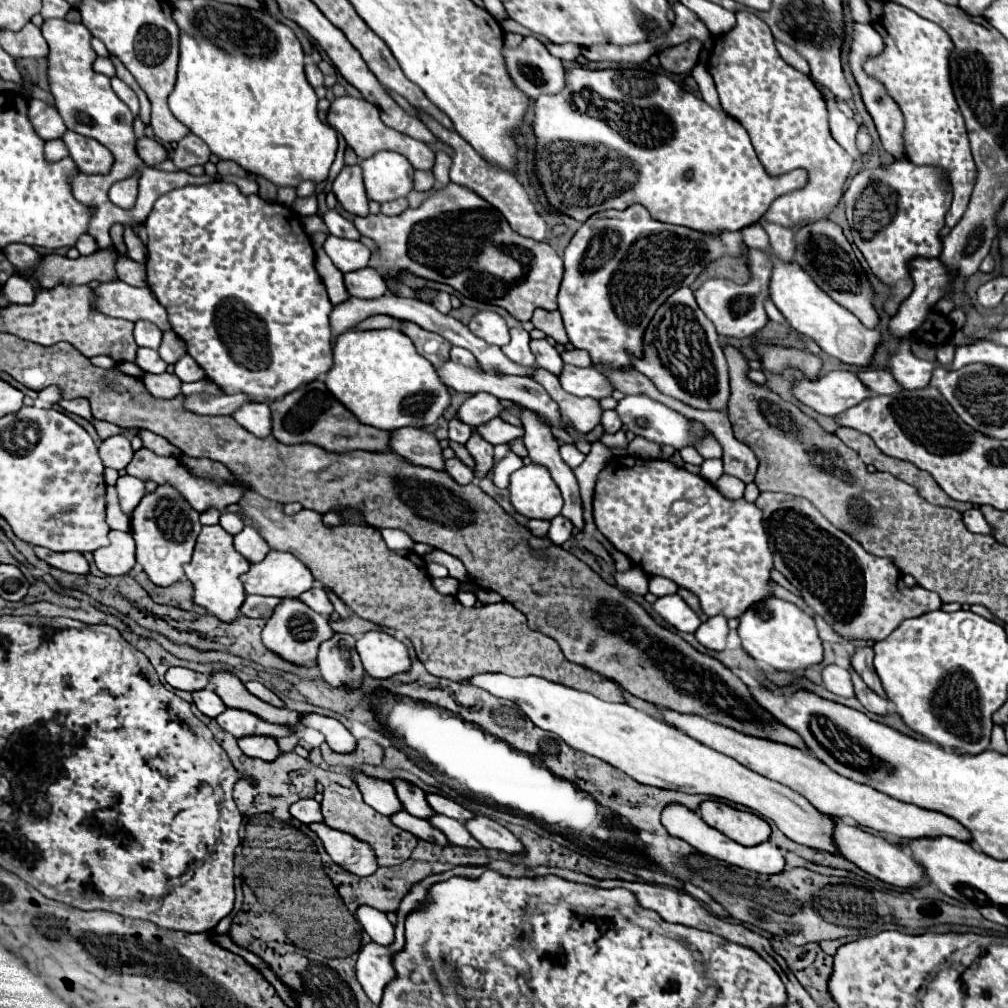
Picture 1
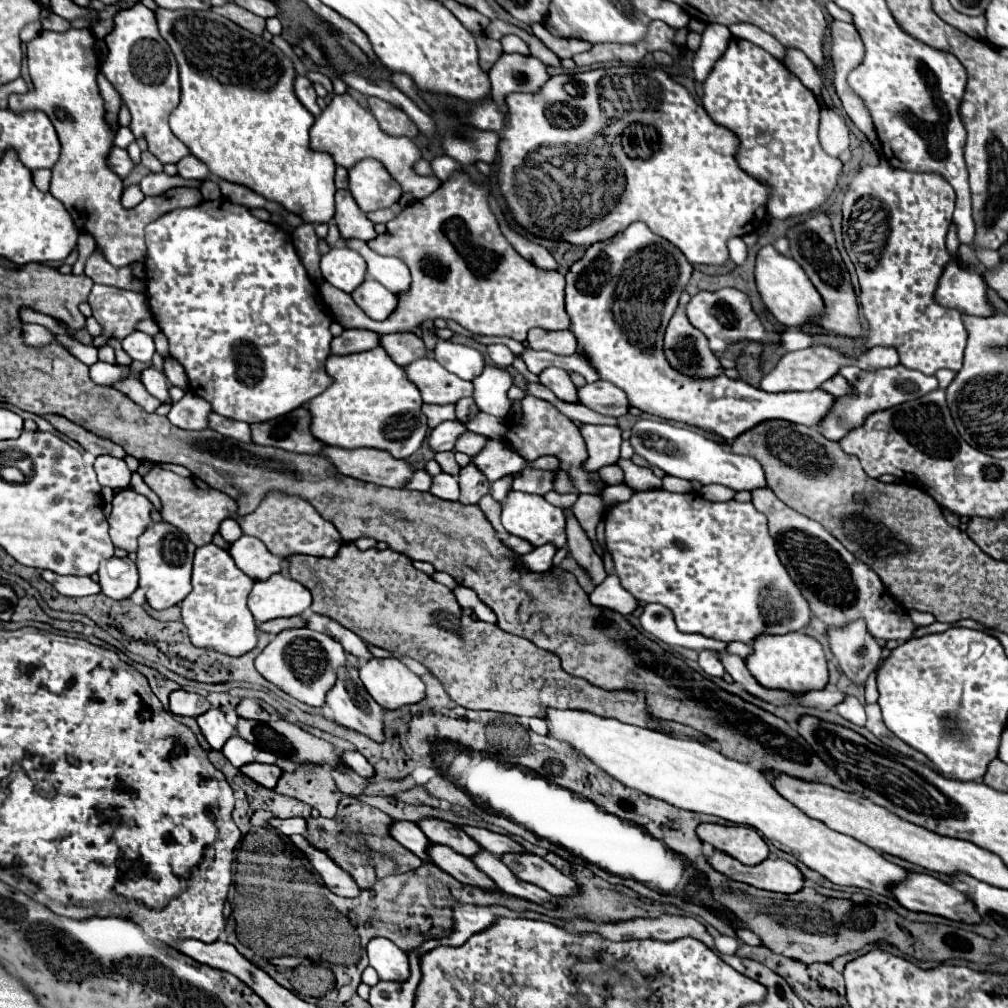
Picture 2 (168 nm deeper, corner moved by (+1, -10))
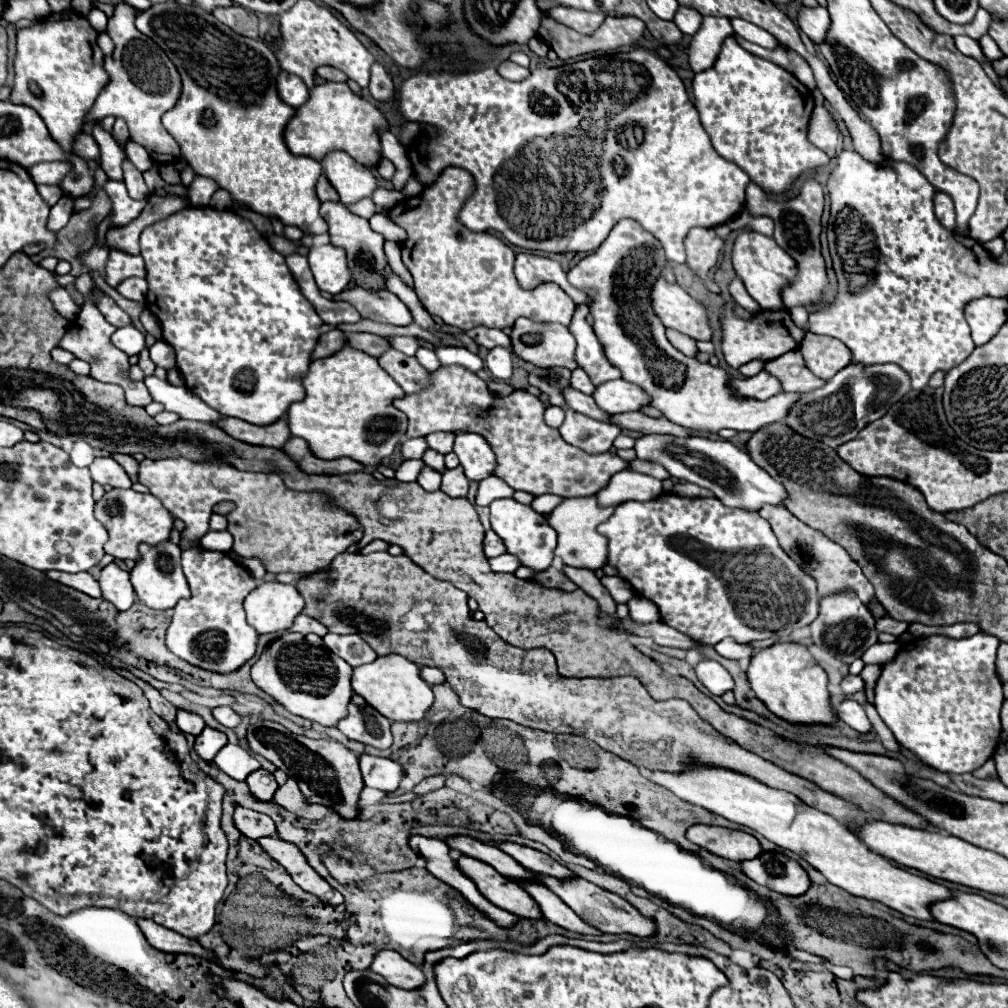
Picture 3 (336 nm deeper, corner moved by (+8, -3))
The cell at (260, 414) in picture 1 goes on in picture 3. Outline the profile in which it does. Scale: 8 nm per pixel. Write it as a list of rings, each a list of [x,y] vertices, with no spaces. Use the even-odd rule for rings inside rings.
[[[148,376],[146,380],[146,388],[150,390],[152,398],[160,404],[164,404],[166,410],[180,414],[180,418],[186,420],[198,420],[198,422],[218,422],[222,416],[208,408],[208,404],[204,404],[196,394],[192,396],[192,392],[188,392],[188,388],[184,386],[172,386],[166,380],[160,380],[156,376]]]

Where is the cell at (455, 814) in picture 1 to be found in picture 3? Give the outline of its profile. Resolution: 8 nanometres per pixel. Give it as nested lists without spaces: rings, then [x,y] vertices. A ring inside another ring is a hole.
[[[502,842],[498,844],[506,854],[510,854],[514,860],[518,860],[524,868],[536,872],[536,874],[544,874],[544,876],[552,876],[556,880],[570,880],[576,878],[576,874],[572,870],[568,870],[566,866],[558,864],[556,860],[552,860],[548,854],[532,850],[528,846],[520,846],[520,844],[512,844],[512,842]]]

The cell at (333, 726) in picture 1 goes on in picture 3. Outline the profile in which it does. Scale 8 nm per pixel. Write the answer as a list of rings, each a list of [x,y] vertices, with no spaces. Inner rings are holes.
[[[362,754],[360,756],[360,770],[362,770],[366,786],[382,790],[386,794],[398,790],[400,780],[404,778],[404,768],[390,758]]]

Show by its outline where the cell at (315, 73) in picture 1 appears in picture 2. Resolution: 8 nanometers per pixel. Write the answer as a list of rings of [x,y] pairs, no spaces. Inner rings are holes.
[[[297,77],[297,79],[295,79],[295,95],[299,97],[299,101],[301,101],[315,117],[321,115],[321,109],[319,109],[317,103],[315,103],[317,95],[315,95],[313,83],[311,83],[307,77]]]

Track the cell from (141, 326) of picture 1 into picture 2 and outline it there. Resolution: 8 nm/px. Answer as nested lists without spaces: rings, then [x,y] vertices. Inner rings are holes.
[[[133,331],[131,335],[127,335],[127,339],[121,341],[121,345],[131,359],[137,359],[137,361],[143,361],[143,363],[149,363],[153,353],[155,353],[153,337],[143,333],[143,331]]]

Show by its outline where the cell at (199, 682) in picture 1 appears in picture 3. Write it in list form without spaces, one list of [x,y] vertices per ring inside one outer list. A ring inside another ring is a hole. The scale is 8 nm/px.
[[[184,710],[178,712],[176,724],[178,724],[180,732],[184,732],[184,734],[192,734],[192,736],[198,736],[198,734],[204,730],[204,720],[202,720],[200,716],[190,714],[190,712],[184,712]]]

